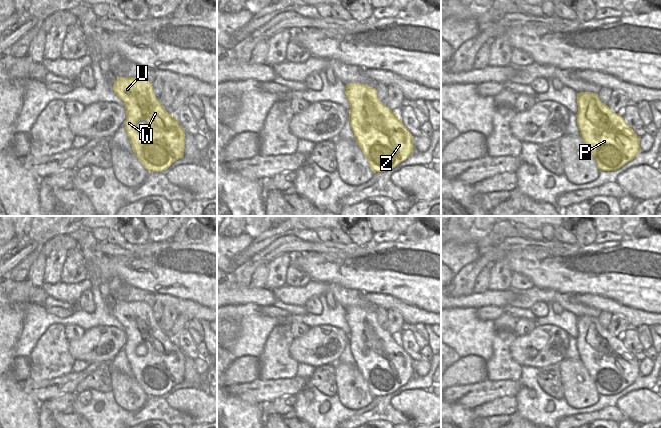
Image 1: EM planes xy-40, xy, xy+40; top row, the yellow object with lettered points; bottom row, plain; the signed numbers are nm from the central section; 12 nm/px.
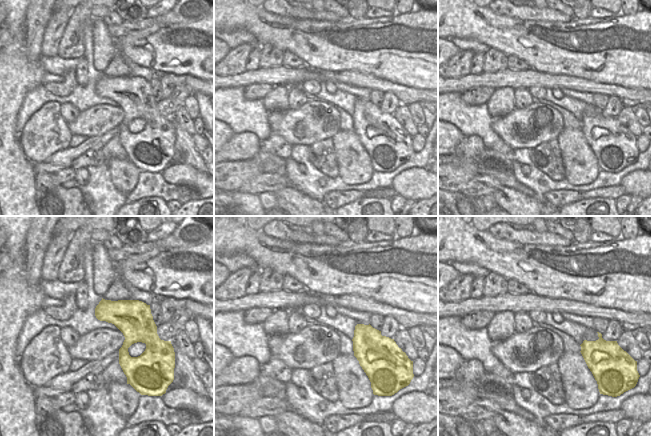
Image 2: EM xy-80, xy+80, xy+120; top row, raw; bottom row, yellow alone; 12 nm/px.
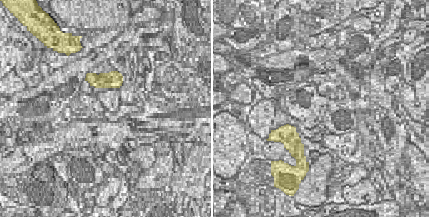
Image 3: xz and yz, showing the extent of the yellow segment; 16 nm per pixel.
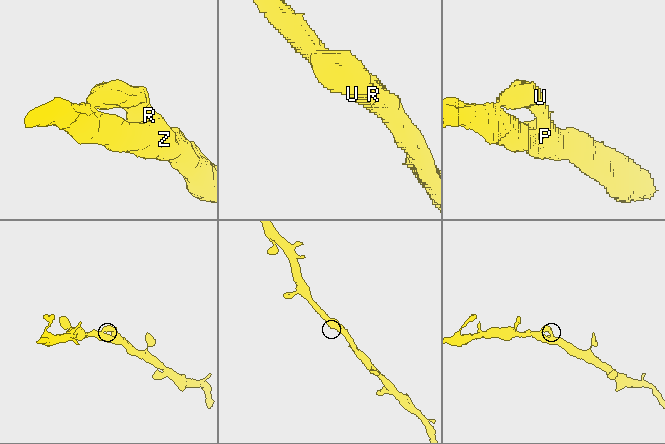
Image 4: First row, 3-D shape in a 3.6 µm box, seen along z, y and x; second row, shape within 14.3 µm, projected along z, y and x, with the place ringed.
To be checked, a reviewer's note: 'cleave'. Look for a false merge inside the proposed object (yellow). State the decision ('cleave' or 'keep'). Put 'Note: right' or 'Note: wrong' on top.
Note: wrong
keep

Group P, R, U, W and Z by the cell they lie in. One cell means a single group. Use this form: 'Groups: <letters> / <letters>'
Groups: P R U W Z

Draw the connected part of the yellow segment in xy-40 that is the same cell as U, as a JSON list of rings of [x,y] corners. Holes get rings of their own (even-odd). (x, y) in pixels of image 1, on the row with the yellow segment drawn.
[[[118,77],[113,90],[125,104],[125,129],[132,150],[148,172],[163,172],[184,157],[185,130],[157,100],[148,79]],[[140,120],[148,124],[143,132],[136,131]]]

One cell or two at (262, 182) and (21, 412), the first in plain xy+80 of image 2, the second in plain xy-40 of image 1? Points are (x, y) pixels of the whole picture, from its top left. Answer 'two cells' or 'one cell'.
two cells

